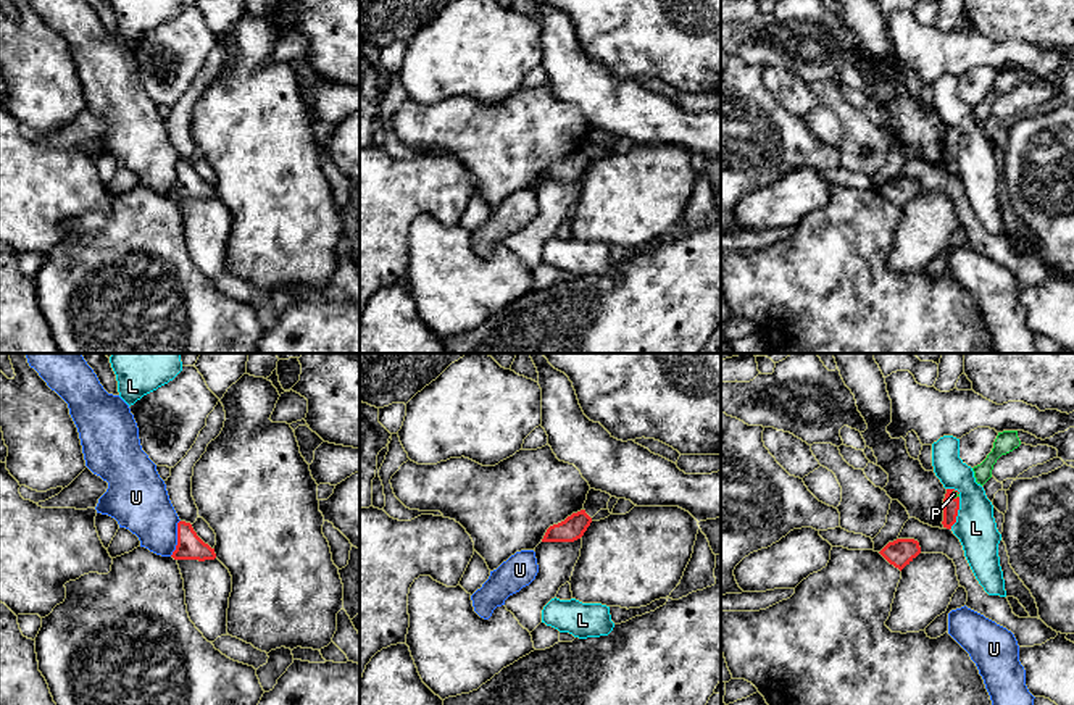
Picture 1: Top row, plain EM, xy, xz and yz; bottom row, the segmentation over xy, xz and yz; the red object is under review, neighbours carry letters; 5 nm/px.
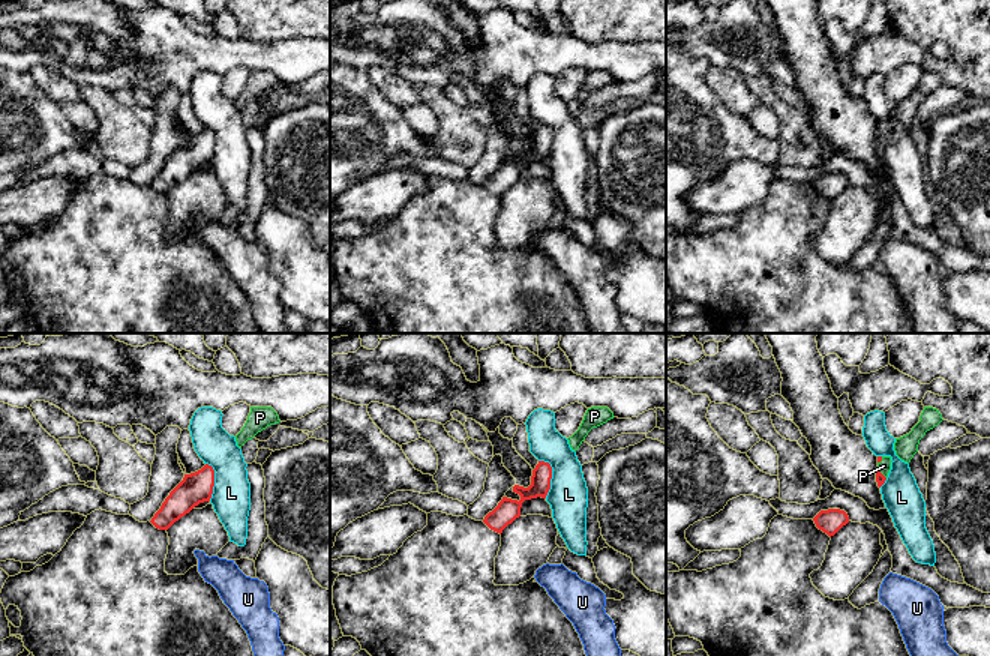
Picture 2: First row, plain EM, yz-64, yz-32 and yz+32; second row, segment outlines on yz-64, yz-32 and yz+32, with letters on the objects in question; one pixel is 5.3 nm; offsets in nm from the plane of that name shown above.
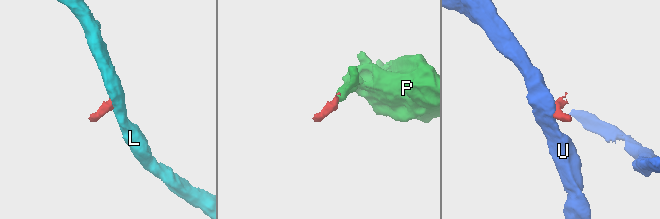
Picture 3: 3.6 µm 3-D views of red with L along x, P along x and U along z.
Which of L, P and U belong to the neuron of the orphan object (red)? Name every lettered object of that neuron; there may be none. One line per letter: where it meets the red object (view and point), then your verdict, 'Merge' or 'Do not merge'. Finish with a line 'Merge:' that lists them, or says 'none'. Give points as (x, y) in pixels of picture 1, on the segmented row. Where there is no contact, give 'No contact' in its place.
L: Touches red at yz (957, 513). Do not merge
P: Touches red at yz (950, 494). Merge
U: Touches red at xy (178, 538). Do not merge
Merge: P

